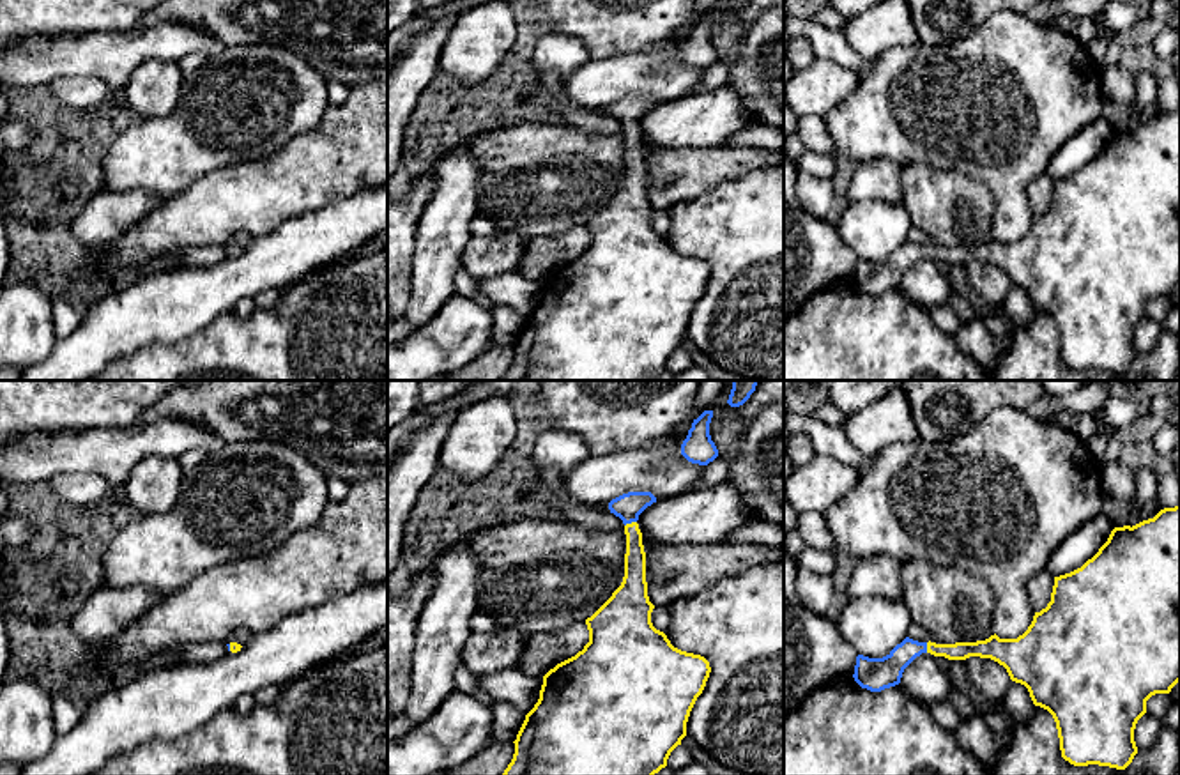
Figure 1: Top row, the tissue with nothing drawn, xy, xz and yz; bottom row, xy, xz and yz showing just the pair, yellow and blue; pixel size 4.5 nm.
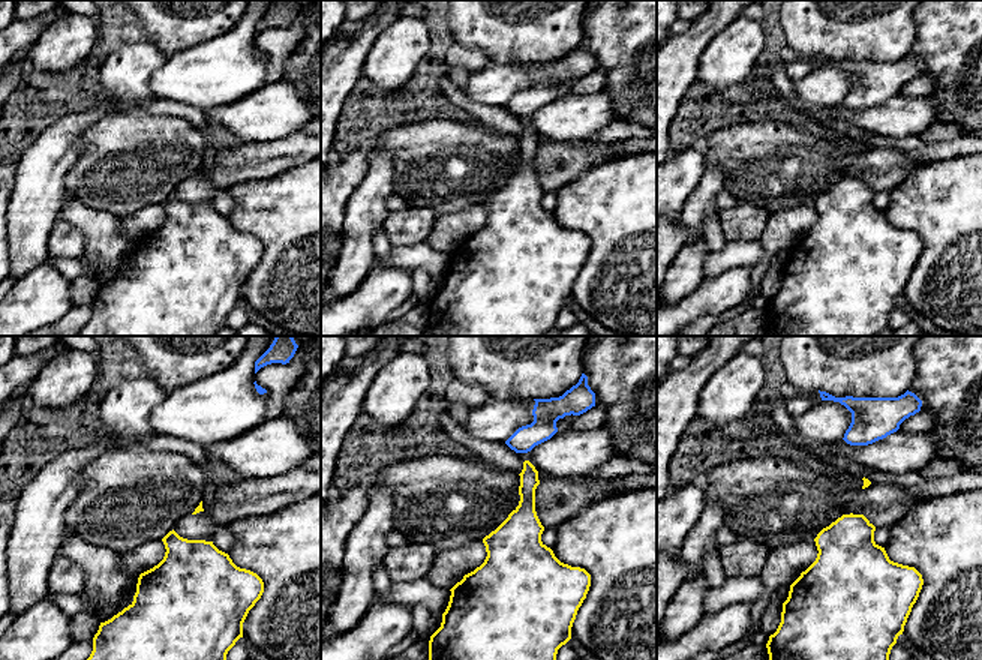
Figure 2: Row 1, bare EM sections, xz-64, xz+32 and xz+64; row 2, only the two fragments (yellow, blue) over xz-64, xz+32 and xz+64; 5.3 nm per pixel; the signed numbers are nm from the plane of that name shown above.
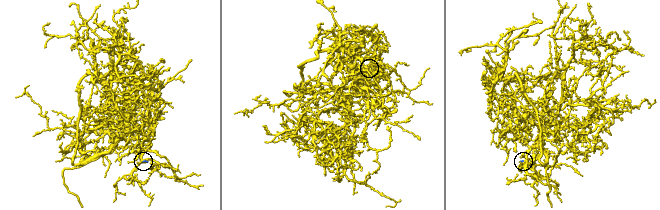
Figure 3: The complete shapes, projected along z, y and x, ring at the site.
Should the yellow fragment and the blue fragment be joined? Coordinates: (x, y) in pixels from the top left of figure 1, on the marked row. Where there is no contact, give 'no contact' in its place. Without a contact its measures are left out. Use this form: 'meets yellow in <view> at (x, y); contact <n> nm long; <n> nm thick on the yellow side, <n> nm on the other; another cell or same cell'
meets yellow in xz at (632, 522); contact 60 nm long; 100 nm thick on the yellow side, 120 nm on the other; same cell

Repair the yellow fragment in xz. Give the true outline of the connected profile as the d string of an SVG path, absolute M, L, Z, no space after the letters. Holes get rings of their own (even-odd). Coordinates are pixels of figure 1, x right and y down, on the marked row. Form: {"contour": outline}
{"contour": "M628 492L609 503L610 513L624 524L624 577L612 596L586 619L589 642L575 656L543 676L540 699L525 715L517 734L515 754L502 775L655 775L667 766L670 752L686 736L690 711L709 678L709 662L670 644L651 623L655 605L647 596L646 552L639 515L656 503L651 492Z"}

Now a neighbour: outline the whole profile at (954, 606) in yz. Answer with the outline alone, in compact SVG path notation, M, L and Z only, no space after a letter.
M904 561L902 600L931 642L977 642L994 635L996 598L977 573L931 561Z

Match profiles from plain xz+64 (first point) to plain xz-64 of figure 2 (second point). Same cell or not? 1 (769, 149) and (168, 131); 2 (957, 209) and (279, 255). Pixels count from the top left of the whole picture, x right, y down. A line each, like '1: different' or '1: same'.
1: same
2: same

